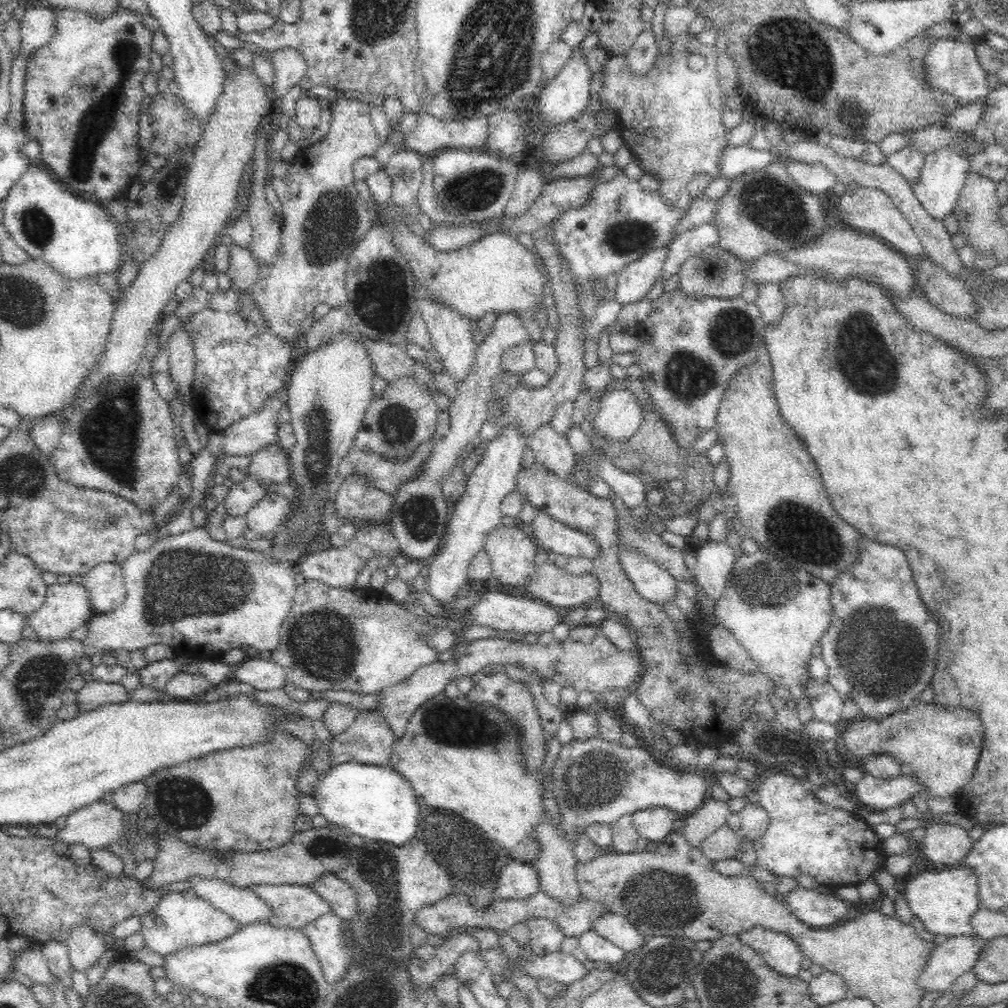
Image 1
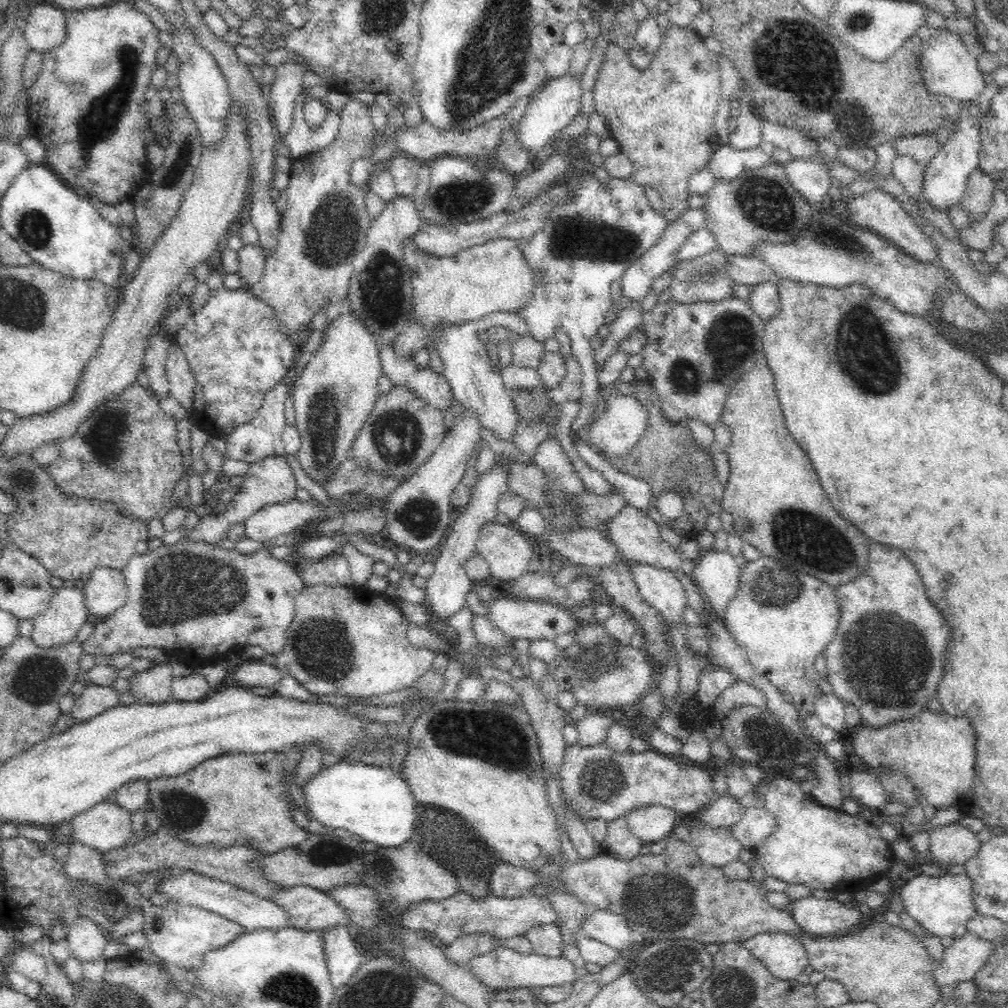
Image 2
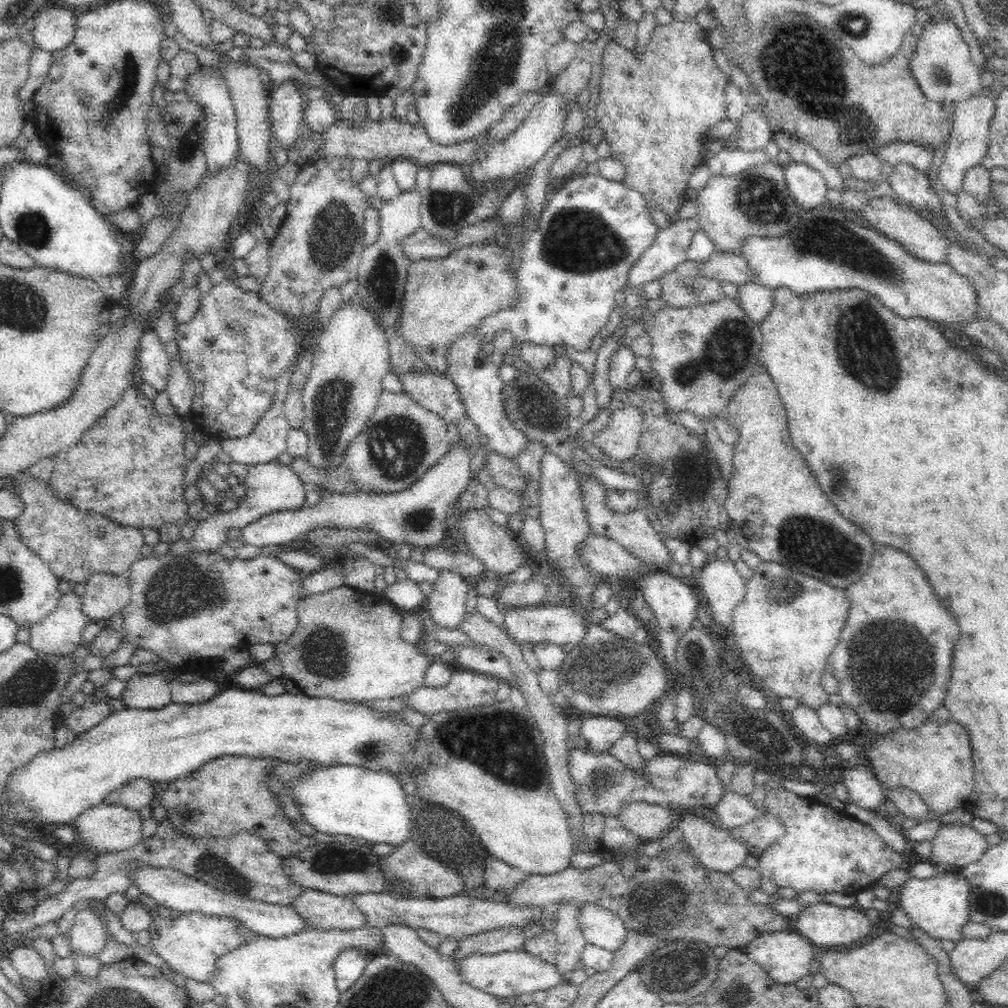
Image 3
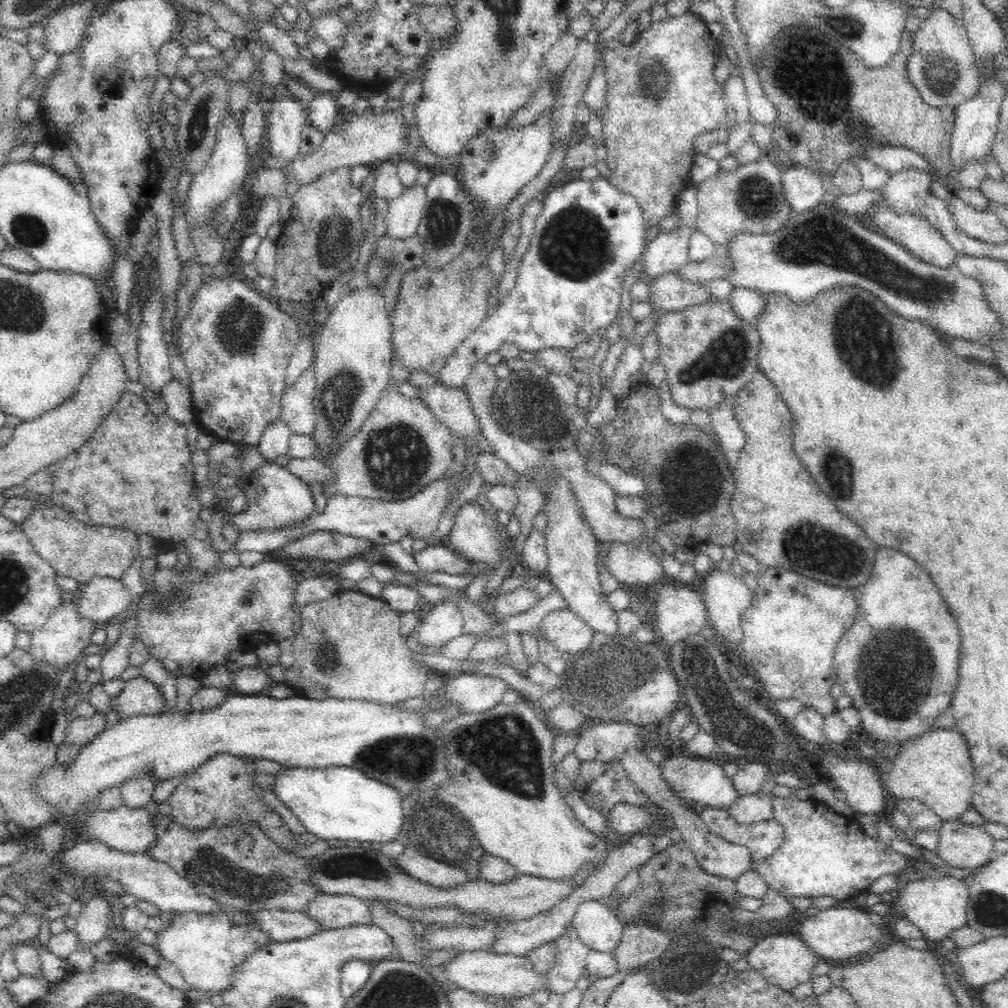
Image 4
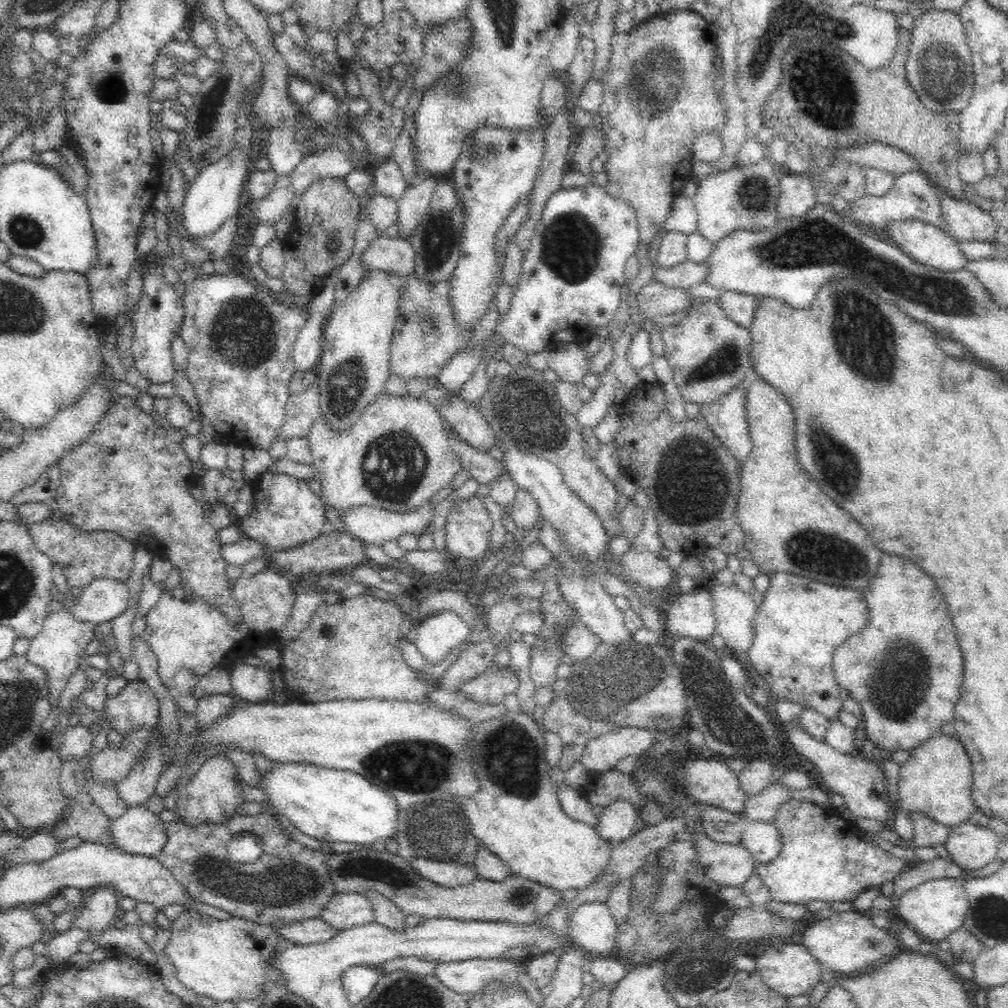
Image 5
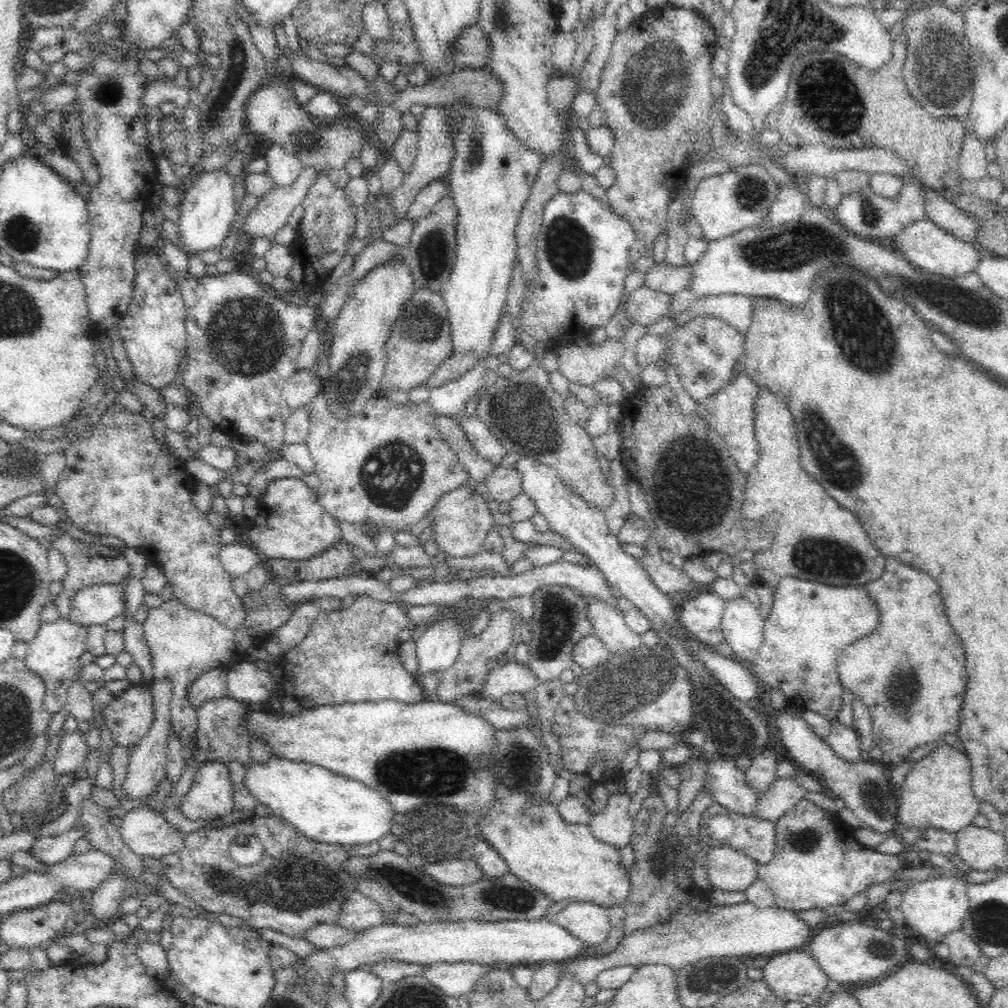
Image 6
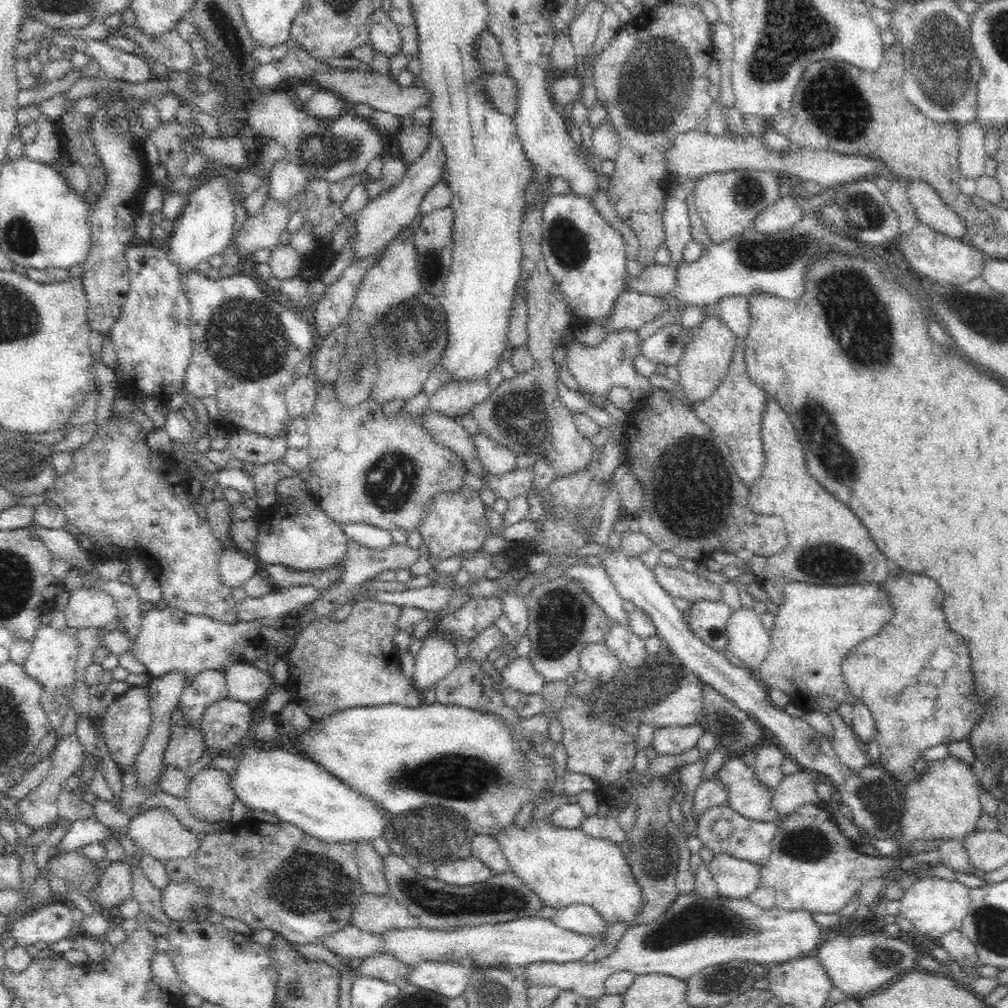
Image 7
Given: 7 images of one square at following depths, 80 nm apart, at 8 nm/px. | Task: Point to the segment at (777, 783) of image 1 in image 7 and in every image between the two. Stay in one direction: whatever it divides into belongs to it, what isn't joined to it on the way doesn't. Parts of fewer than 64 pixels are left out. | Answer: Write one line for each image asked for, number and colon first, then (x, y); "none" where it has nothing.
2: (822, 848)
3: (822, 850)
4: (824, 854)
5: (822, 859)
6: (816, 862)
7: (812, 866)

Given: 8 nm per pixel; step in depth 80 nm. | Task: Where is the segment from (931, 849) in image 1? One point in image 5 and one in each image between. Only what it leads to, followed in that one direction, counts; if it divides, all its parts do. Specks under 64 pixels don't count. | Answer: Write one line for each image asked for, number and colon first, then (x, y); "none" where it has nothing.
2: (952, 843)
3: (956, 845)
4: (961, 845)
5: (971, 846)

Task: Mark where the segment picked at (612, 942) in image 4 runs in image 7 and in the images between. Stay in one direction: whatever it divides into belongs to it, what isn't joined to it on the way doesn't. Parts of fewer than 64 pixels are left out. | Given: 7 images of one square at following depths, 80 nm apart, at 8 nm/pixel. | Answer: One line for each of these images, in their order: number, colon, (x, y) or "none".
5: (590, 925)
6: (588, 922)
7: (578, 918)

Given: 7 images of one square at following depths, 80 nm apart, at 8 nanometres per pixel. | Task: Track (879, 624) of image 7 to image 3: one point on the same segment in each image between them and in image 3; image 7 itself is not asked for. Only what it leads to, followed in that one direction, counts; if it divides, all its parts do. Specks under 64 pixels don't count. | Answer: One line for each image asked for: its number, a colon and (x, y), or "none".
3: (785, 631)
4: (791, 633)
5: (801, 624)
6: (810, 625)

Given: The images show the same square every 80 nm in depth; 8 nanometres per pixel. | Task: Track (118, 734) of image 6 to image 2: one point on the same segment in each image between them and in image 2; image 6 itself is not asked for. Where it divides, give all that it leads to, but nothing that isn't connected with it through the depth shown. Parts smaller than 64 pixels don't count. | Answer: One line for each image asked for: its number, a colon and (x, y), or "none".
2: (153, 686)
3: (142, 692)
4: (139, 697)
5: (135, 707)

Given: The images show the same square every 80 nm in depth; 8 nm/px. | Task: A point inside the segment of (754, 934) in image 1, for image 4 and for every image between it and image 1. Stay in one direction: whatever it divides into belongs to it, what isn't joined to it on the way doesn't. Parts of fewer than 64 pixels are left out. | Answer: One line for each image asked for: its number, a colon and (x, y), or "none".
2: (784, 955)
3: (785, 957)
4: (786, 962)

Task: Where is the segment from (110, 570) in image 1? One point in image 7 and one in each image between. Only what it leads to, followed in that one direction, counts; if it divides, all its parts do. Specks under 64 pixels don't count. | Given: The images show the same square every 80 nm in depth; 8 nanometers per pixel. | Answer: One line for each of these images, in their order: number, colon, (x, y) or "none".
2: (105, 592)
3: (106, 594)
4: (104, 598)
5: (103, 600)
6: (99, 604)
7: (88, 607)

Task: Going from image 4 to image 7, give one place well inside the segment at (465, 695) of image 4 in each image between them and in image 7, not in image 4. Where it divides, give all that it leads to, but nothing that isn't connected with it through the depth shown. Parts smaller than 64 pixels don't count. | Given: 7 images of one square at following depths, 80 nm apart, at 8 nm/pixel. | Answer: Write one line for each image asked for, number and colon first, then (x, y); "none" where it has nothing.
5: (491, 688)
6: (514, 678)
7: (520, 675)

